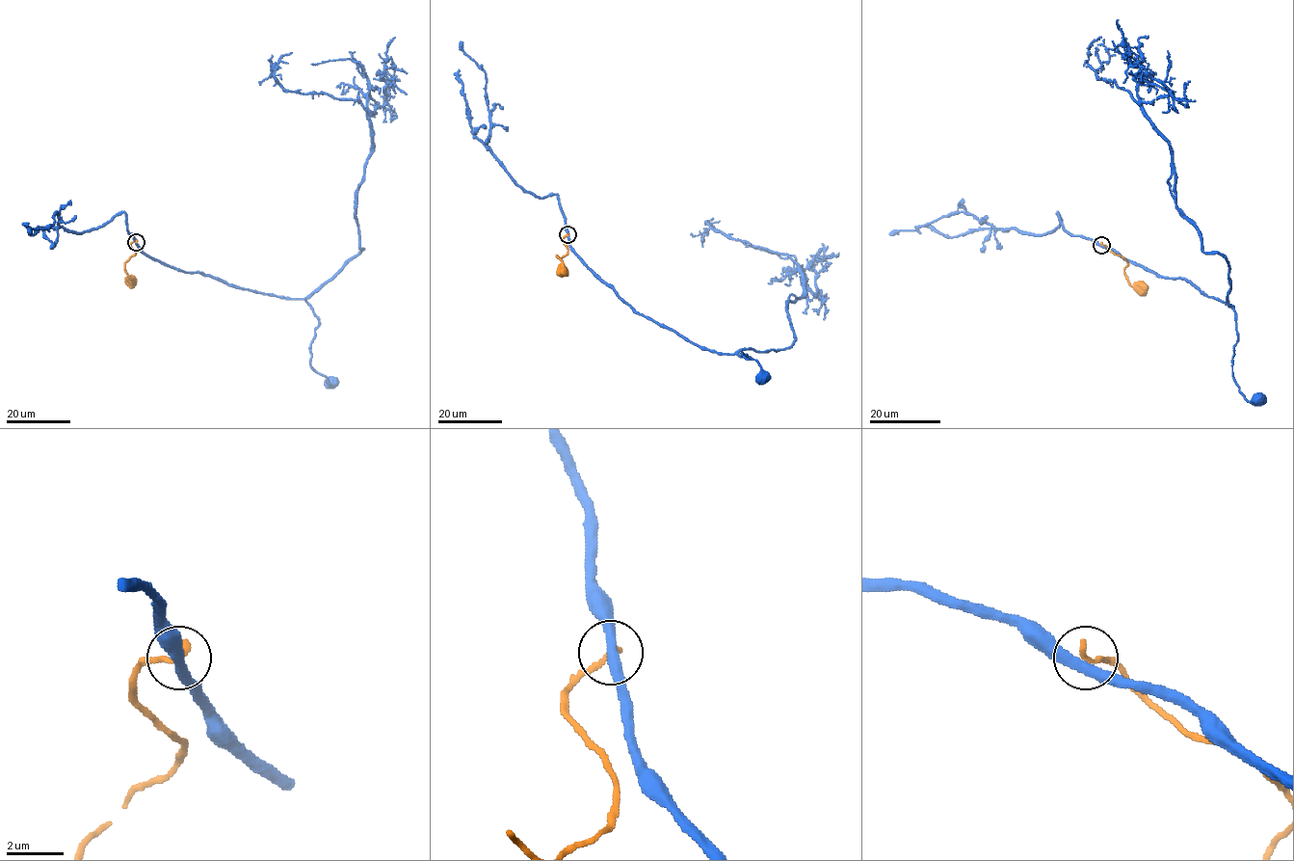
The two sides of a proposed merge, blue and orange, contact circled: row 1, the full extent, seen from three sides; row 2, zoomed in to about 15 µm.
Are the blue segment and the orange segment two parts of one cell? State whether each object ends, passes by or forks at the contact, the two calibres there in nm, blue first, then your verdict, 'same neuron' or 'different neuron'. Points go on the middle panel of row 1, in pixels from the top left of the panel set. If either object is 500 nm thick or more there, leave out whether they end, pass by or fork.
blue passes by | orange ends | 360/240 nm | different neuron

